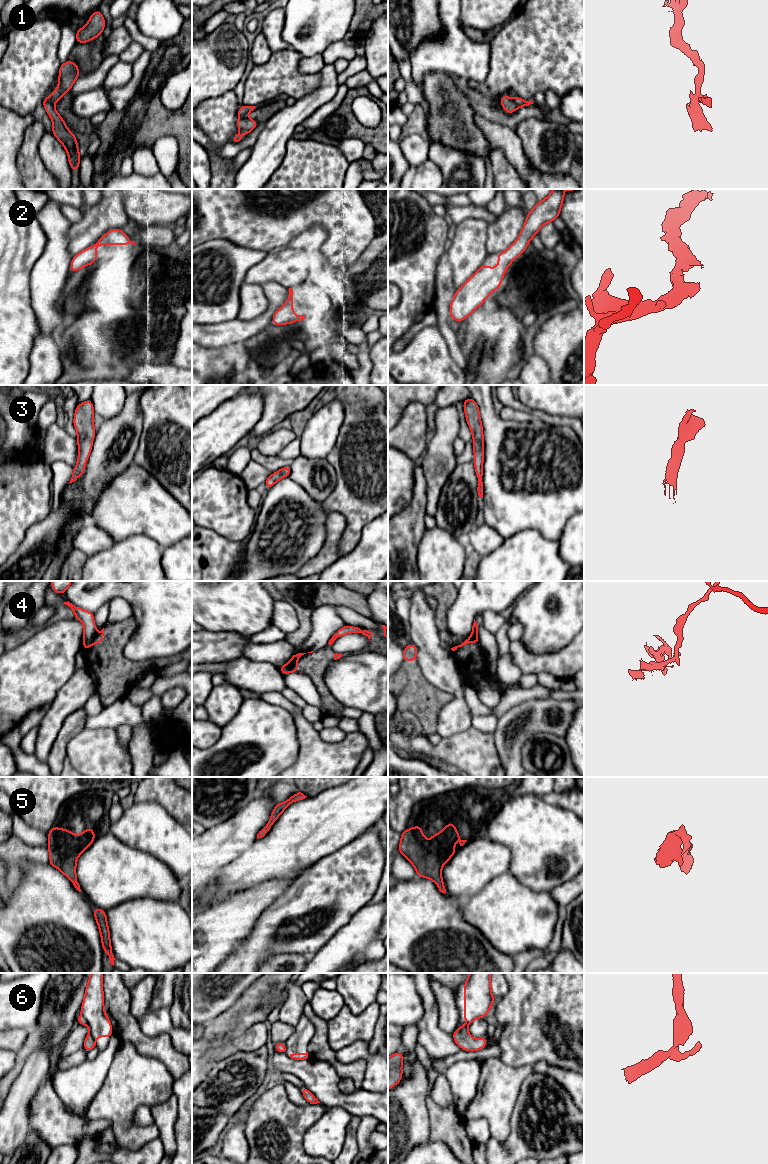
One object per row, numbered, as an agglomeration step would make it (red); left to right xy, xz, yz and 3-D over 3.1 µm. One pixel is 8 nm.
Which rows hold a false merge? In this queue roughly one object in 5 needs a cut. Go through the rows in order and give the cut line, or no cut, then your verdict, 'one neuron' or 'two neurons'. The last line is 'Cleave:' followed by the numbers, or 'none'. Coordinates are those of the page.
1: cut xy (52, 103), (45, 102), (43, 104); two neurons
2: cut none; one neuron
3: cut none; one neuron
4: cut xy (96, 634), (92, 643); two neurons
5: cut none; one neuron
6: cut xy (82, 1016), (87, 1023); two neurons
Cleave: 1, 4, 6

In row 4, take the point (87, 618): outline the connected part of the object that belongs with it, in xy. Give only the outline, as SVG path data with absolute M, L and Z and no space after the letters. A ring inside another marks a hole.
M69 601L64 602L63 604L69 606L74 612L74 617L82 621L84 625L83 648L84 648L84 651L88 650L93 644L94 637L96 635L94 613L86 611L82 608L76 607Z

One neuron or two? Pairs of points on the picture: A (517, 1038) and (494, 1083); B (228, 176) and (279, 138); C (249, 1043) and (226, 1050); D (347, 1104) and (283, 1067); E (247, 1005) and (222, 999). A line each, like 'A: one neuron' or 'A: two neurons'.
A: two neurons
B: two neurons
C: two neurons
D: one neuron
E: two neurons

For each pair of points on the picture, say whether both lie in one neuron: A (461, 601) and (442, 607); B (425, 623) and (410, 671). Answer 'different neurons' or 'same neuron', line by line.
A: different neurons
B: different neurons

